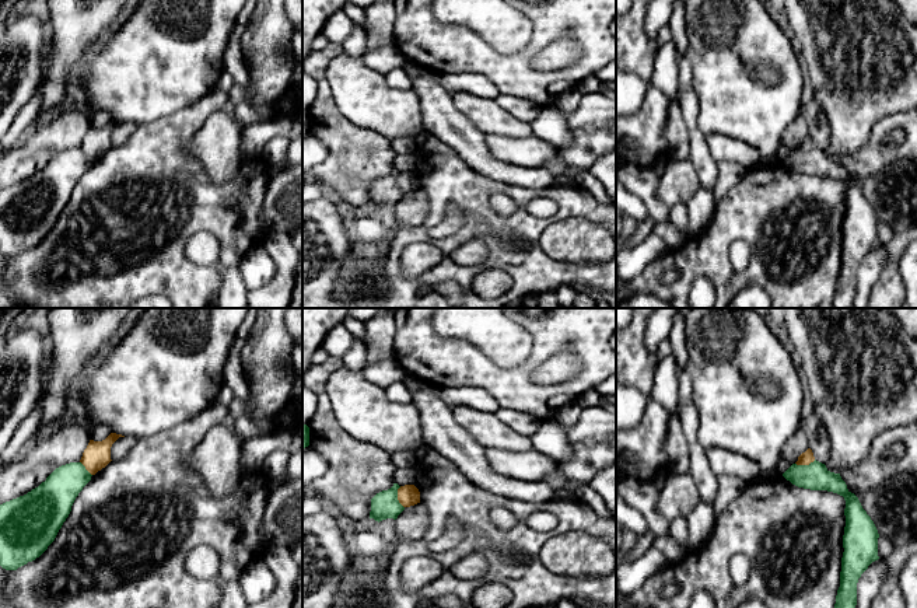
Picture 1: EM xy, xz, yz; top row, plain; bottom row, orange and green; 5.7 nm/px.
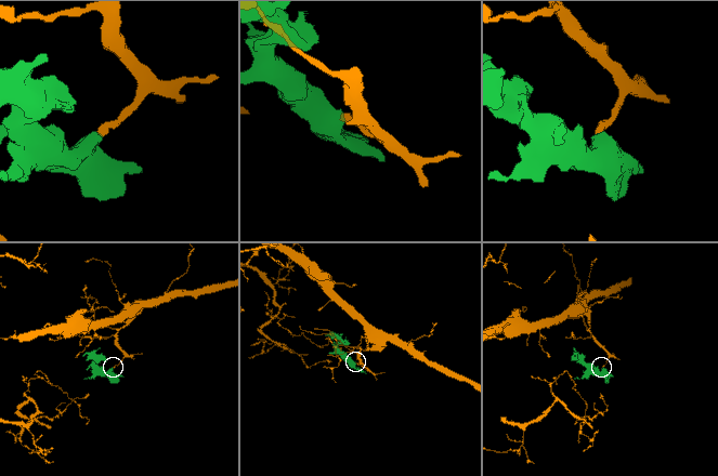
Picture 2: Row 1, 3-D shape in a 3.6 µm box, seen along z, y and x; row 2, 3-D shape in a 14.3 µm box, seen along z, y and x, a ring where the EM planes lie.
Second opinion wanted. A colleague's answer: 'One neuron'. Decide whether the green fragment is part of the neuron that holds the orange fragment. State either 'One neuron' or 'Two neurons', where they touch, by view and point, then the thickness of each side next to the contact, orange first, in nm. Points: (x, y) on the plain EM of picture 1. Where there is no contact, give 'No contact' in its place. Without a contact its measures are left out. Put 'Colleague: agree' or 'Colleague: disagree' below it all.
Two neurons. Touches orange at xz (398, 184). Thickness 120 nm (orange) against 160 nm
Colleague: disagree

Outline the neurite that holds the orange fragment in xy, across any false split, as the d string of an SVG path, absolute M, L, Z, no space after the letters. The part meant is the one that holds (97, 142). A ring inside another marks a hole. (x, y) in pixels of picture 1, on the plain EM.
M111 119L102 127L90 126L87 134L83 139L80 148L85 153L85 156L91 161L95 161L98 157L105 154L112 147L111 133L119 123L125 123L125 122Z

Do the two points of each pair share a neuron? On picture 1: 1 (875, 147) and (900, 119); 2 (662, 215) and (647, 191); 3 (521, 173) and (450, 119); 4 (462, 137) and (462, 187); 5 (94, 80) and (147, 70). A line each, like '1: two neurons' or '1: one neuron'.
1: one neuron
2: one neuron
3: one neuron
4: two neurons
5: one neuron

